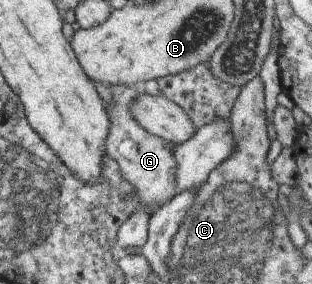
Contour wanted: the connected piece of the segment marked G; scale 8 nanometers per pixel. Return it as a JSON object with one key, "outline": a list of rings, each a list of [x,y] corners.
{"outline":[[[110,86],[107,88],[109,92],[113,96],[114,105],[111,108],[107,107],[107,104],[104,103],[104,108],[106,109],[108,118],[110,119],[110,126],[108,131],[108,136],[106,137],[106,142],[104,143],[104,151],[105,155],[109,156],[114,162],[117,162],[117,165],[119,166],[121,175],[123,179],[126,179],[128,181],[128,184],[131,184],[134,187],[134,191],[132,195],[137,196],[140,200],[138,205],[136,206],[136,211],[140,210],[141,208],[149,208],[150,213],[149,215],[152,215],[152,213],[157,209],[161,208],[163,204],[166,204],[173,196],[175,196],[174,193],[174,160],[172,156],[173,149],[167,148],[166,143],[164,140],[162,140],[160,137],[151,135],[150,133],[147,133],[131,116],[128,112],[128,105],[132,102],[132,99],[138,94],[138,91],[141,90],[139,86],[133,87],[133,86]]]}

